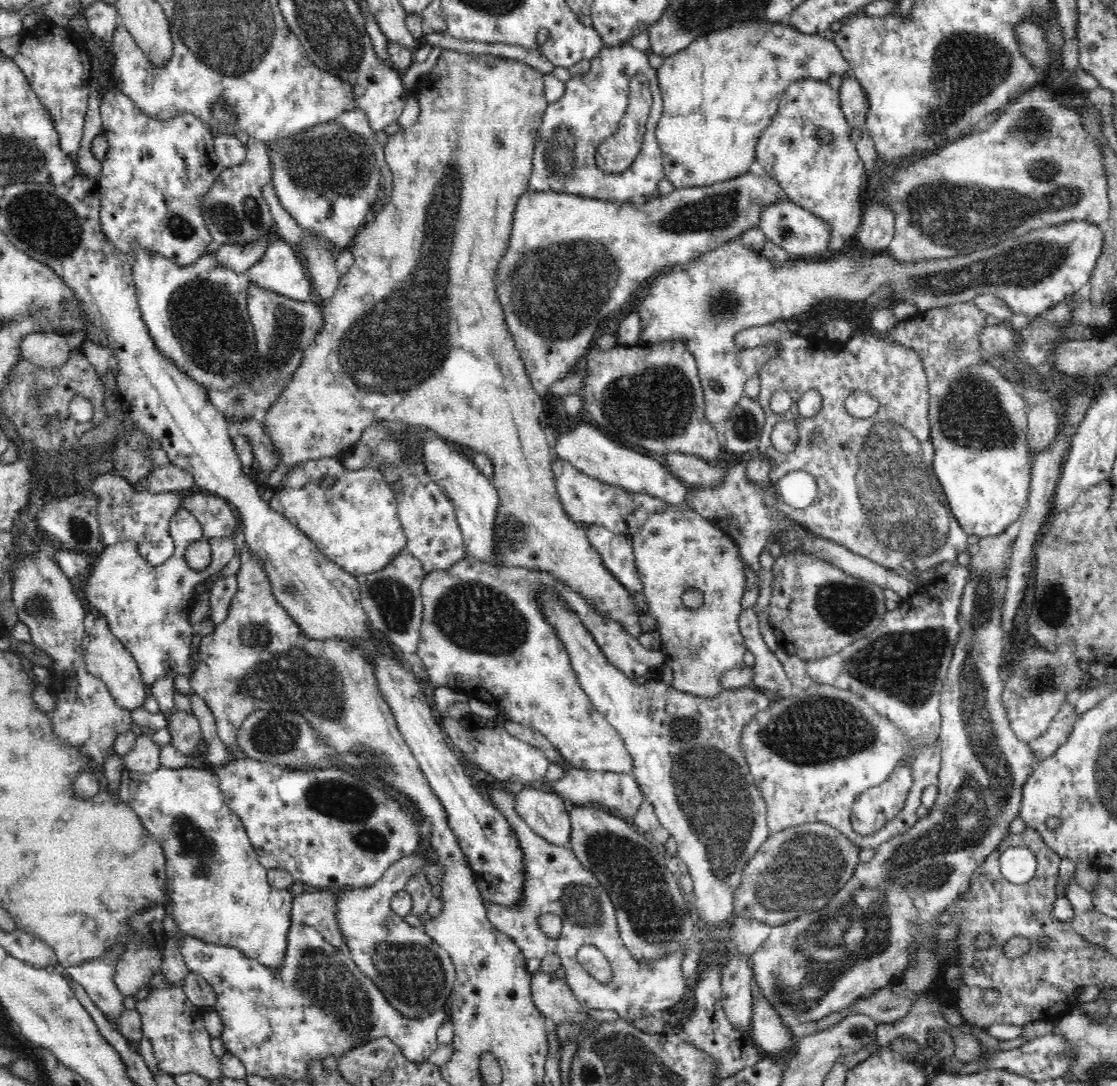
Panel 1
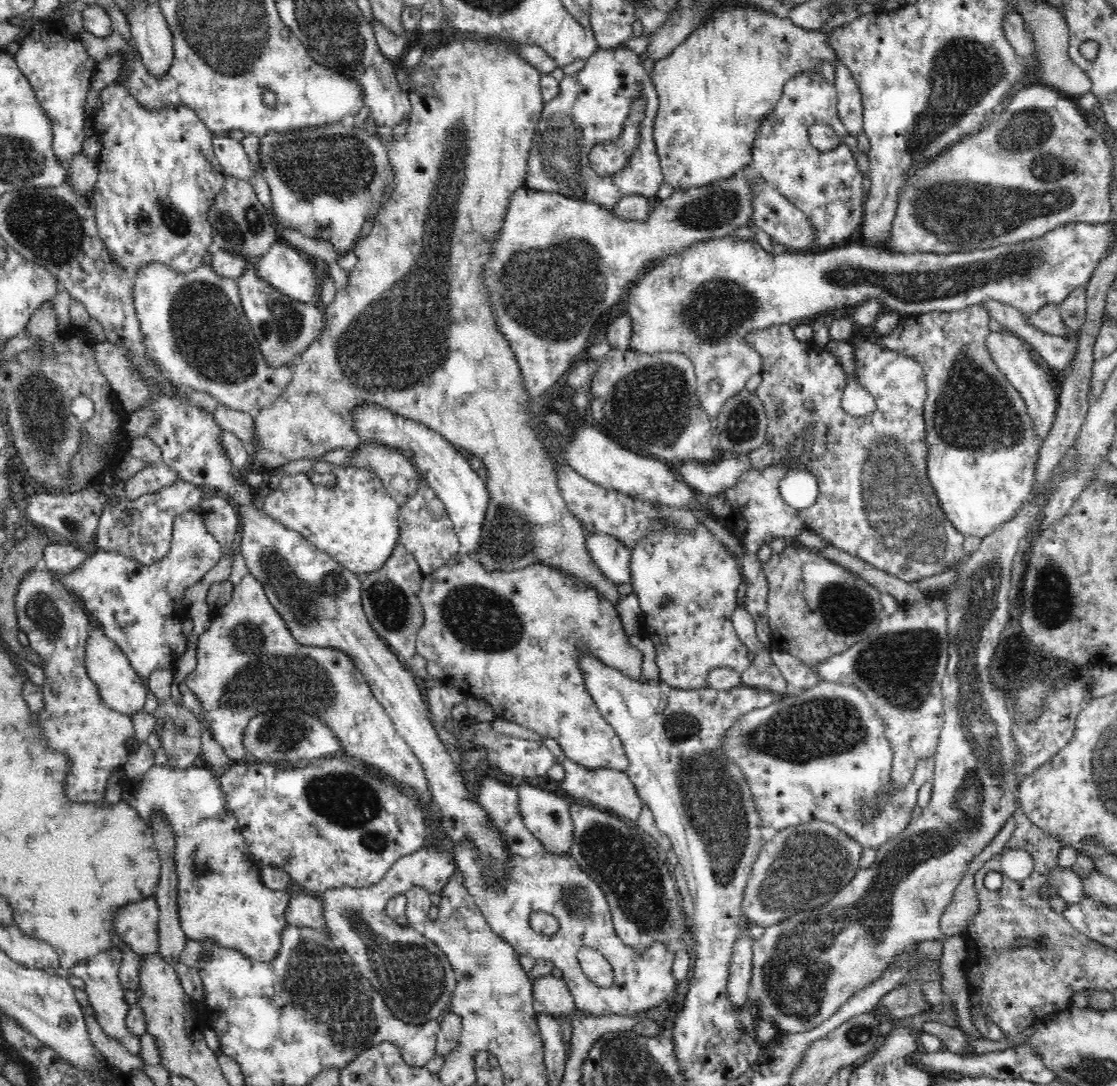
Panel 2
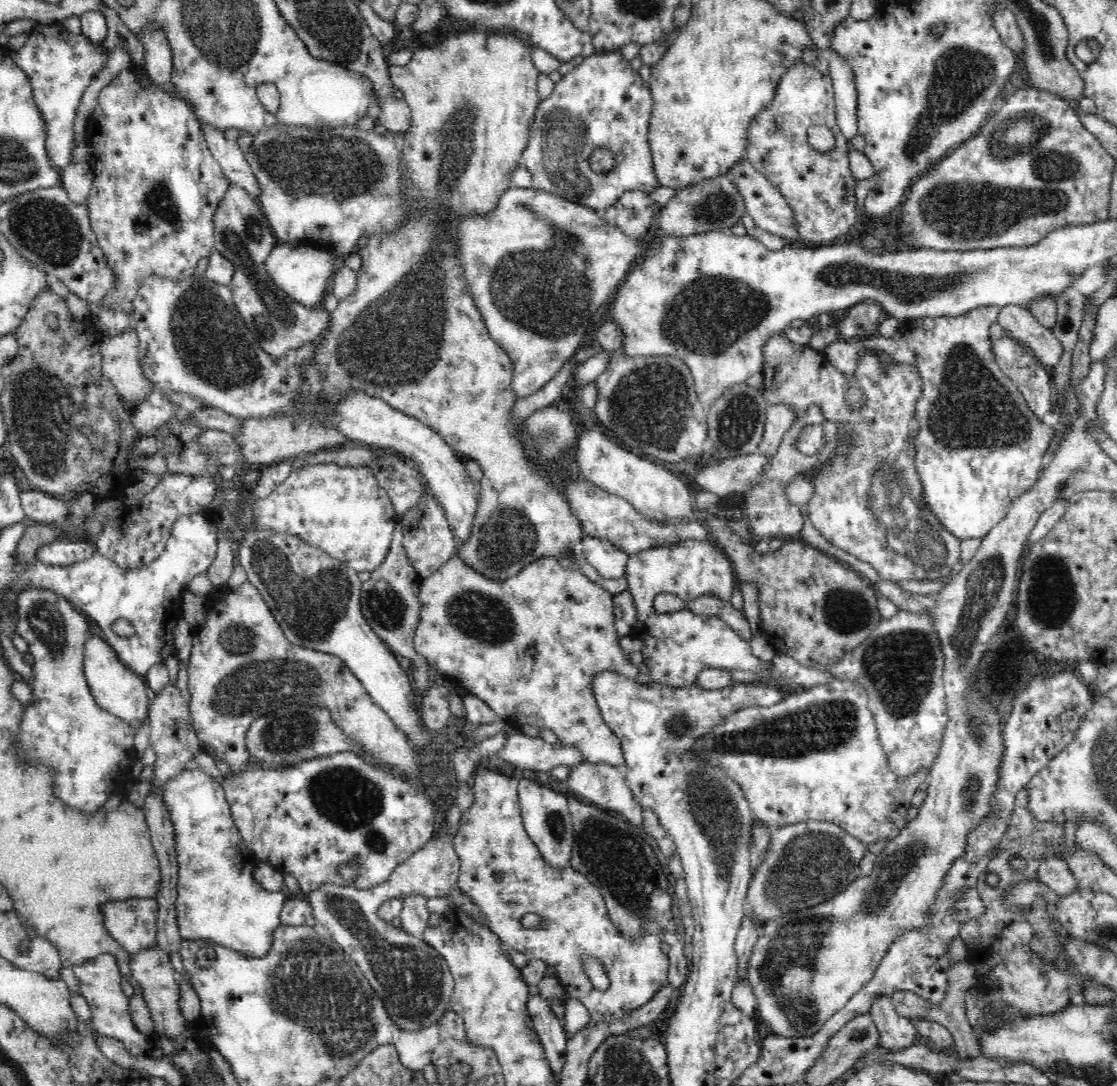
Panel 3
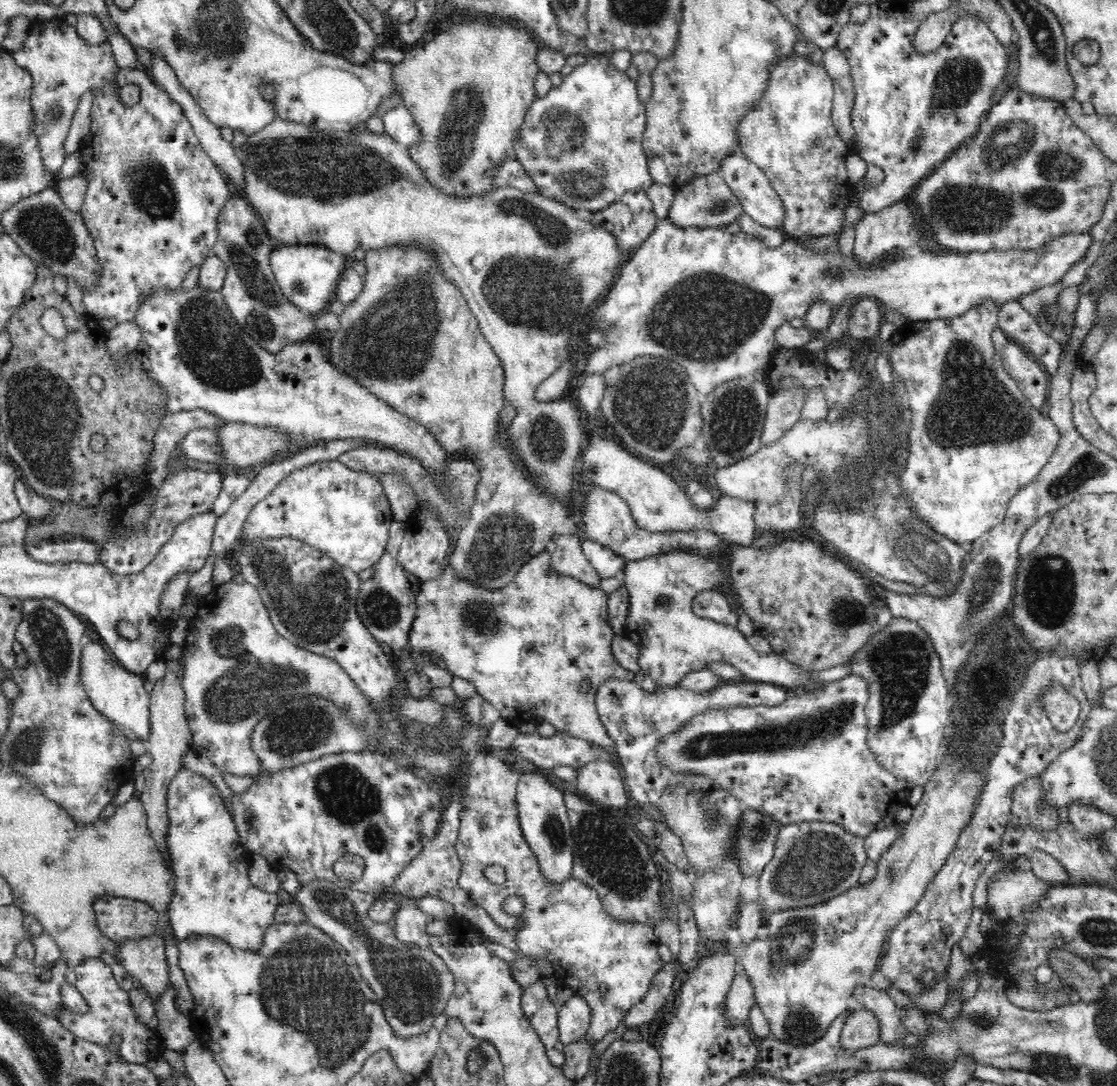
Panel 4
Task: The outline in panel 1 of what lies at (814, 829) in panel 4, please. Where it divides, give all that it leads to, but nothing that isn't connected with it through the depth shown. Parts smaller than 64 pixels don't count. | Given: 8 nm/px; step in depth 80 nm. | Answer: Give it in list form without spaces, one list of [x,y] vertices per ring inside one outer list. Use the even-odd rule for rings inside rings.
[[[823,822],[799,824],[770,835],[752,860],[746,864],[742,883],[734,892],[734,912],[750,920],[759,920],[768,926],[778,926],[803,913],[824,908],[839,889],[851,880],[858,866],[861,848],[837,828]]]

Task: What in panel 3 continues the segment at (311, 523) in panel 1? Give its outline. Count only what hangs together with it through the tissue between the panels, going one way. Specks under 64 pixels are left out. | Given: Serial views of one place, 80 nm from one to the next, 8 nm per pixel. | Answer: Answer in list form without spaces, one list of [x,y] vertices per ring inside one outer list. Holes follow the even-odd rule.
[[[334,462],[294,468],[276,490],[252,504],[246,522],[250,527],[253,525],[268,532],[285,532],[298,536],[308,544],[321,548],[336,560],[349,564],[356,572],[372,572],[380,566],[388,554],[397,523],[391,498],[368,467],[342,467]]]

